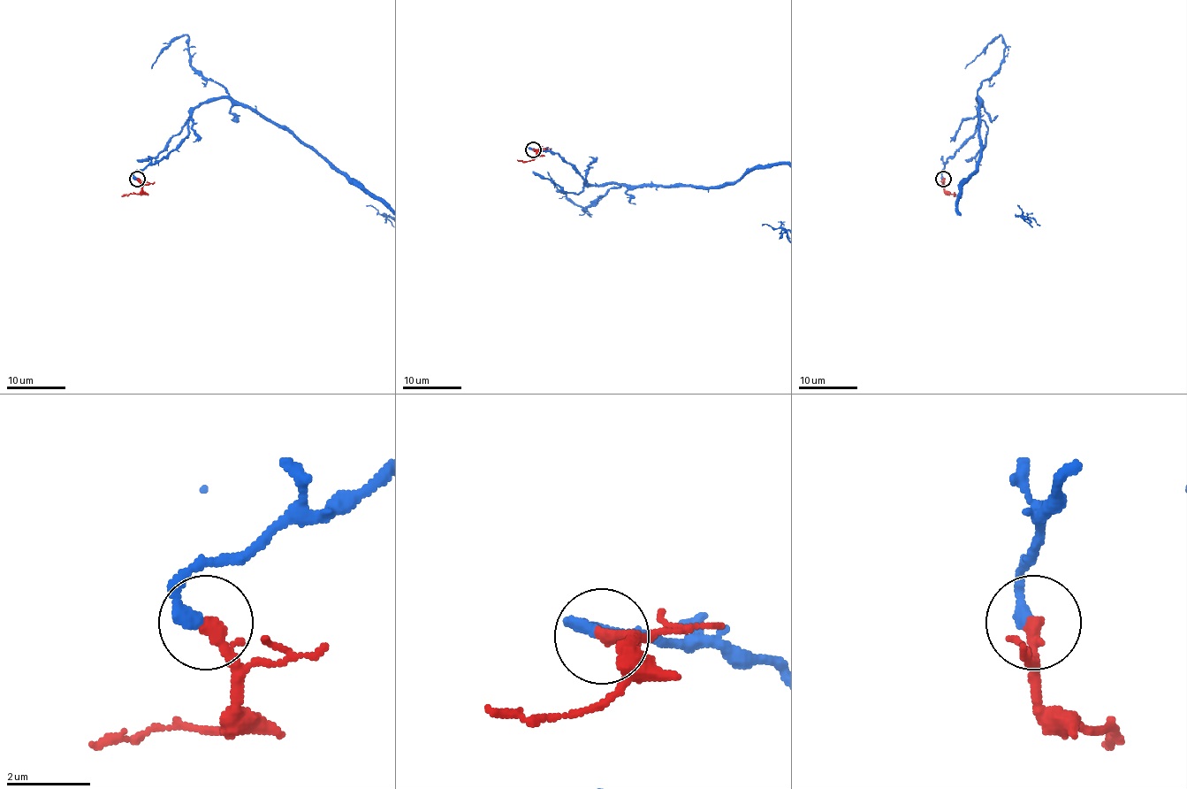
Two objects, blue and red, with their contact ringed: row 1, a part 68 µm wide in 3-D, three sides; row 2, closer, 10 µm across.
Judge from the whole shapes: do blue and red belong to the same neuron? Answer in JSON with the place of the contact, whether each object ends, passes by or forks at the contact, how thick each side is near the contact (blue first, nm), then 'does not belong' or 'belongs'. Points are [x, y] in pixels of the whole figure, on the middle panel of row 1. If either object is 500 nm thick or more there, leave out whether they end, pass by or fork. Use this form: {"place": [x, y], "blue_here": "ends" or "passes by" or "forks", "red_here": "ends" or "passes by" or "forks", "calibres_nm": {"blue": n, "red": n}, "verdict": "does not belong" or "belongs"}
{"place": [533, 149], "blue_here": "ends", "red_here": "ends", "calibres_nm": {"blue": 320, "red": 320}, "verdict": "belongs"}

